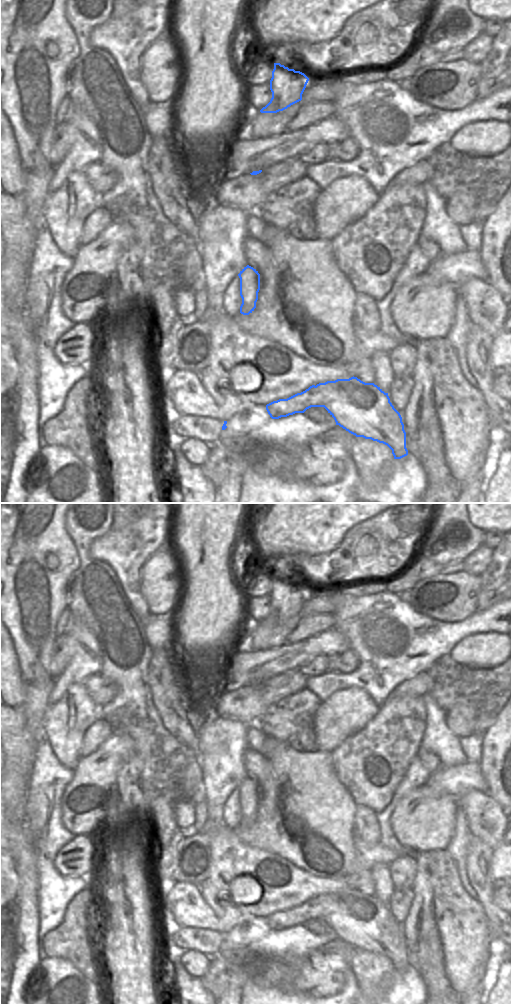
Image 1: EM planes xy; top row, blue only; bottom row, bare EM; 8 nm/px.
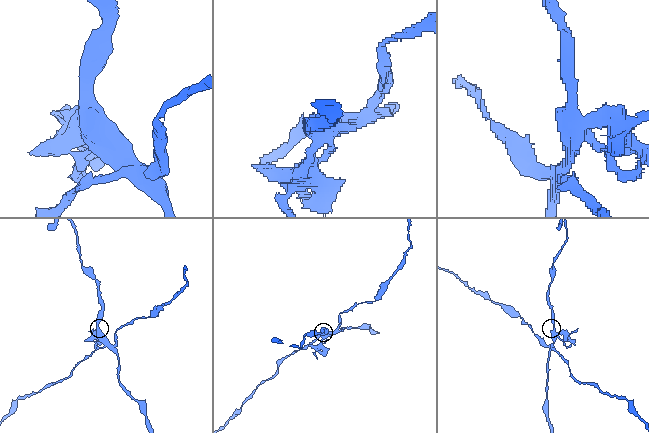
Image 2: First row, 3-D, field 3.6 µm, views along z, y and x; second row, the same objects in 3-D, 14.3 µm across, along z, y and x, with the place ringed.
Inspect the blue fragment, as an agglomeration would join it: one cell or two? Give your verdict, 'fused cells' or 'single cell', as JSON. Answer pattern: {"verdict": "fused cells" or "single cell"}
{"verdict": "fused cells"}

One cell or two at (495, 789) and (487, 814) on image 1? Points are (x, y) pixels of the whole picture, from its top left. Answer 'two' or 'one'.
two

